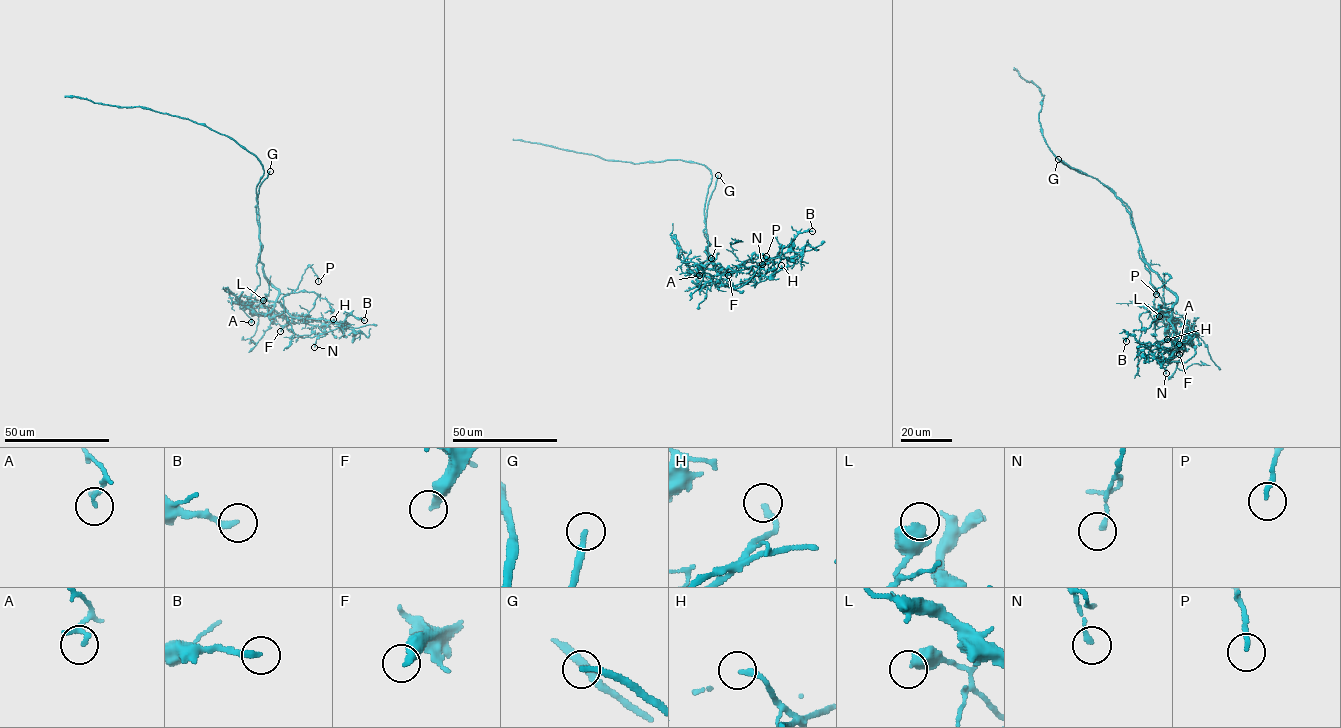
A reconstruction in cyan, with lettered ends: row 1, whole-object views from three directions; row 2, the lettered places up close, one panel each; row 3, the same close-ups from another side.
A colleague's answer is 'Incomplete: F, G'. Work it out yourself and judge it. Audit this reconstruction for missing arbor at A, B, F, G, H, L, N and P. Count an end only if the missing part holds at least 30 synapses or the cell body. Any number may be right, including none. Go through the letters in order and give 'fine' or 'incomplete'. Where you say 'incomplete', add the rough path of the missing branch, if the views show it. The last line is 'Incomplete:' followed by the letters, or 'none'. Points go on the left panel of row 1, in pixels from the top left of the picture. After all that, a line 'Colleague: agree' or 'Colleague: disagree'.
A: fine
B: fine
F: incomplete
G: incomplete; course (270, 171), (275, 170), (279, 177), (273, 179), (262, 171)
H: fine
L: fine
N: fine
P: fine
Incomplete: F, G
Colleague: agree

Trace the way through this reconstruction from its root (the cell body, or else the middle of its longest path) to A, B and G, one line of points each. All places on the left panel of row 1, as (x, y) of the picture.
A: (256, 186), (260, 242), (256, 267), (260, 284), (243, 304), (251, 322)
B: (256, 186), (260, 261), (265, 278), (278, 290), (280, 304), (298, 318), (341, 323), (353, 315), (364, 320)
G: (256, 186), (257, 198), (259, 186), (270, 171)

